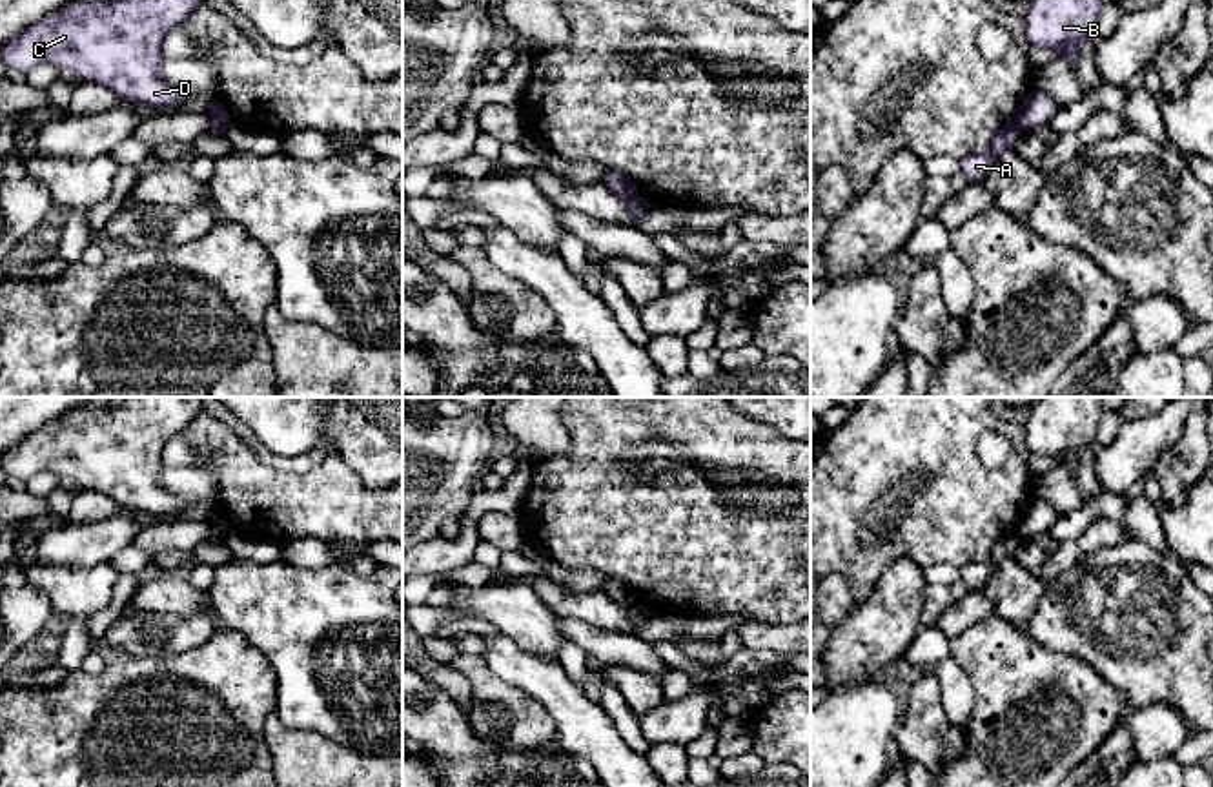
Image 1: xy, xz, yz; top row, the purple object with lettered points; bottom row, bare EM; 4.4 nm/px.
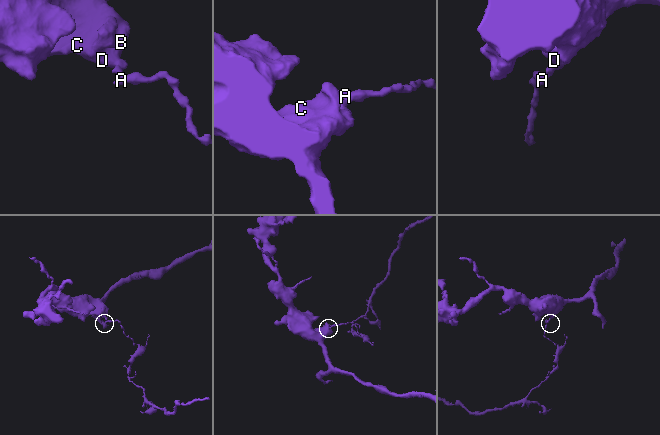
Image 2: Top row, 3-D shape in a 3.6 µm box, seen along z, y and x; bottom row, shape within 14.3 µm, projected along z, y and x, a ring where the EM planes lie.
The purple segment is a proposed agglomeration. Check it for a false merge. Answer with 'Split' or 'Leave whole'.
Split

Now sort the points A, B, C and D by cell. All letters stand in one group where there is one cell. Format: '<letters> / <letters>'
A / B C D

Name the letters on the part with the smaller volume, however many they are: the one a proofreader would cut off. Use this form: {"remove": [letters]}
{"remove": ["A"]}

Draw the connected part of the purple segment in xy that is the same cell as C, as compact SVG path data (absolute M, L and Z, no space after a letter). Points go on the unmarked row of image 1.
M126 397L113 408L78 406L13 445L0 457L7 477L27 481L42 470L73 479L80 488L109 496L118 506L144 510L160 517L175 517L191 501L169 494L160 485L166 468L164 448L171 437L182 435L202 412L200 397Z

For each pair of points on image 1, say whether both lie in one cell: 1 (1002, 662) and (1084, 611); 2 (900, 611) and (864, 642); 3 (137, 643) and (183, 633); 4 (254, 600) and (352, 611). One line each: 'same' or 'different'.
1: different
2: same
3: same
4: same

